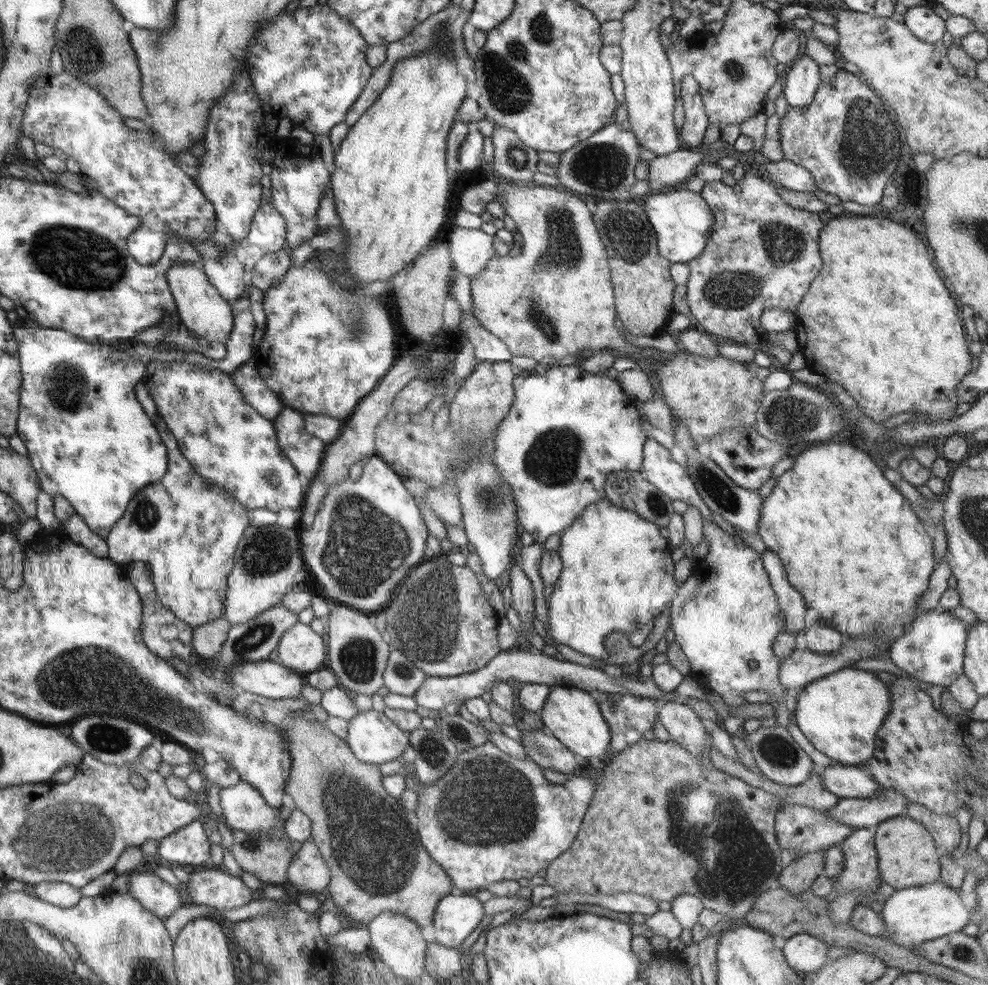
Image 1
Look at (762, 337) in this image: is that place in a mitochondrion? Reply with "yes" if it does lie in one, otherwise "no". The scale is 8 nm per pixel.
no

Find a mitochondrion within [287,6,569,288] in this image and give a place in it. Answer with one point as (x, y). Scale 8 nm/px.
(502, 71)

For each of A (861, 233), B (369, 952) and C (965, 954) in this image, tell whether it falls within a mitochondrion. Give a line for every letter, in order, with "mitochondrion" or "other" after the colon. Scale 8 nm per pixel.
A: other
B: other
C: mitochondrion

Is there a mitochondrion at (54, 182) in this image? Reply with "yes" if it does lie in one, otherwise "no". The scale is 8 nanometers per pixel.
no

